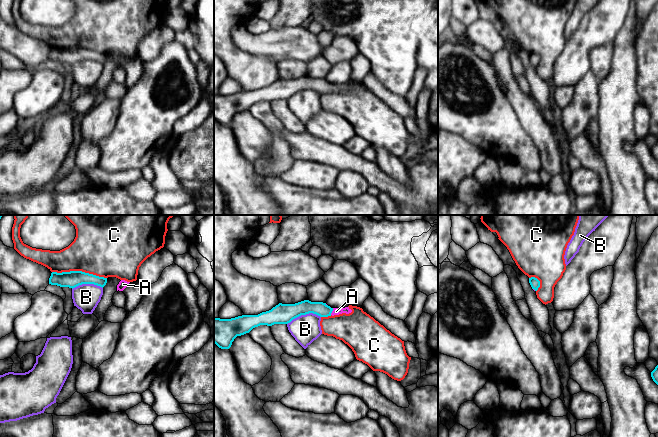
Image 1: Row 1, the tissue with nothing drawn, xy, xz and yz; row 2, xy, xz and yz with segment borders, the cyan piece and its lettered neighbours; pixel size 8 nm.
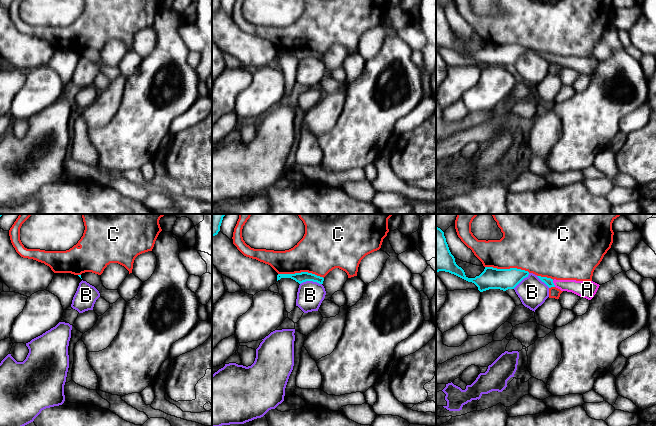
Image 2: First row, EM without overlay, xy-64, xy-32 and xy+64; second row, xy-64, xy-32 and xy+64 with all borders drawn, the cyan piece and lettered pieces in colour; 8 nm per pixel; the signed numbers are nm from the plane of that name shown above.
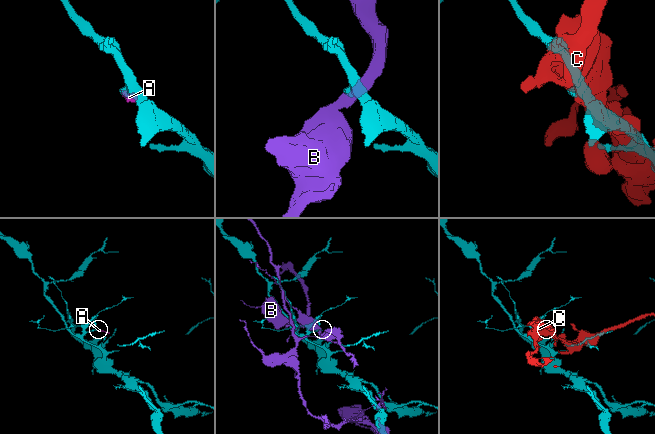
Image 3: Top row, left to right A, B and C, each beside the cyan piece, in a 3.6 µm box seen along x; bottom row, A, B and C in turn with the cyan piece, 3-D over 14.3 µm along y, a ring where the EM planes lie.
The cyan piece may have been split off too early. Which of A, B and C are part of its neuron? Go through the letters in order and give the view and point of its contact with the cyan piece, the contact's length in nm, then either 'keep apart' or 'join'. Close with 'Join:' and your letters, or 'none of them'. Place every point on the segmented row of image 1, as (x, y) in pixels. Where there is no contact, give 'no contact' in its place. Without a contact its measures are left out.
A: meets cyan in xz at (332, 310); contact 60 nm long; join
B: meets cyan in xz at (303, 314); contact 280 nm long; keep apart
C: meets cyan in xy at (79, 271); contact 440 nm long; keep apart
Join: A

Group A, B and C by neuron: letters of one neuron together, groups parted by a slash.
A / B / C

